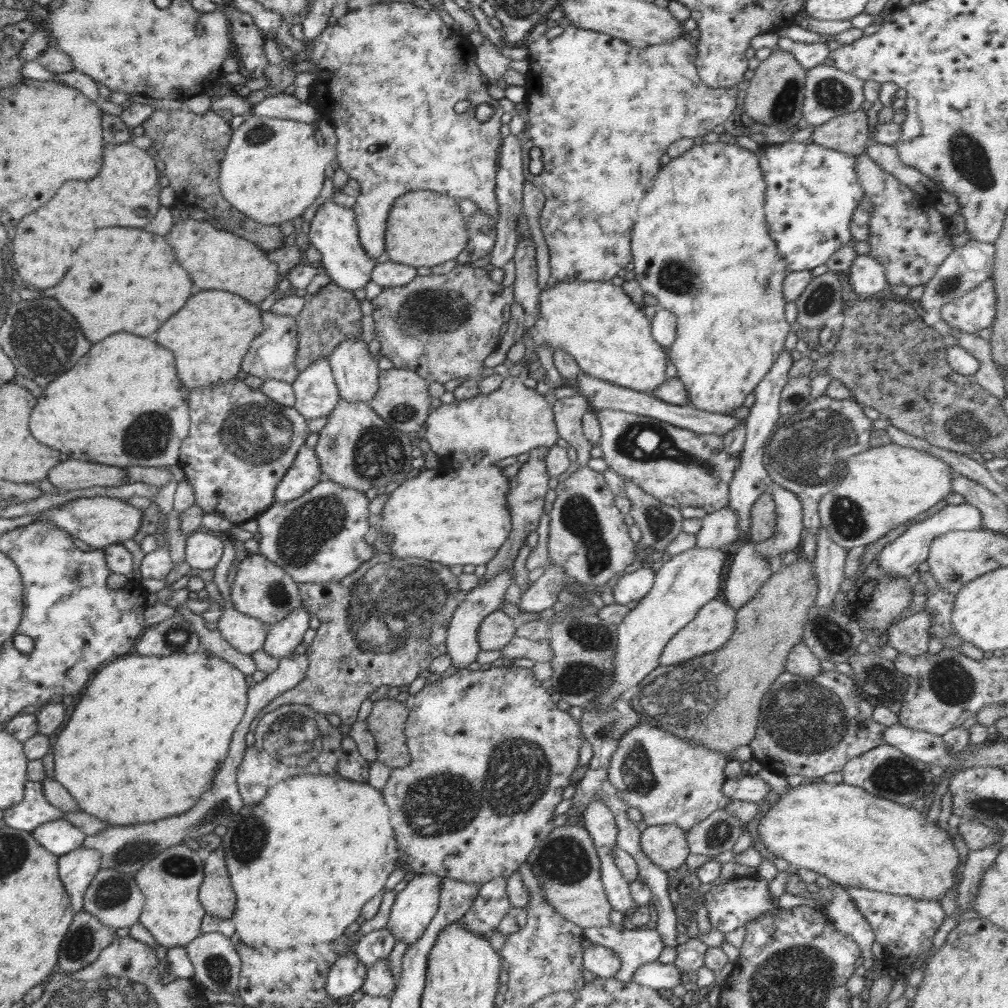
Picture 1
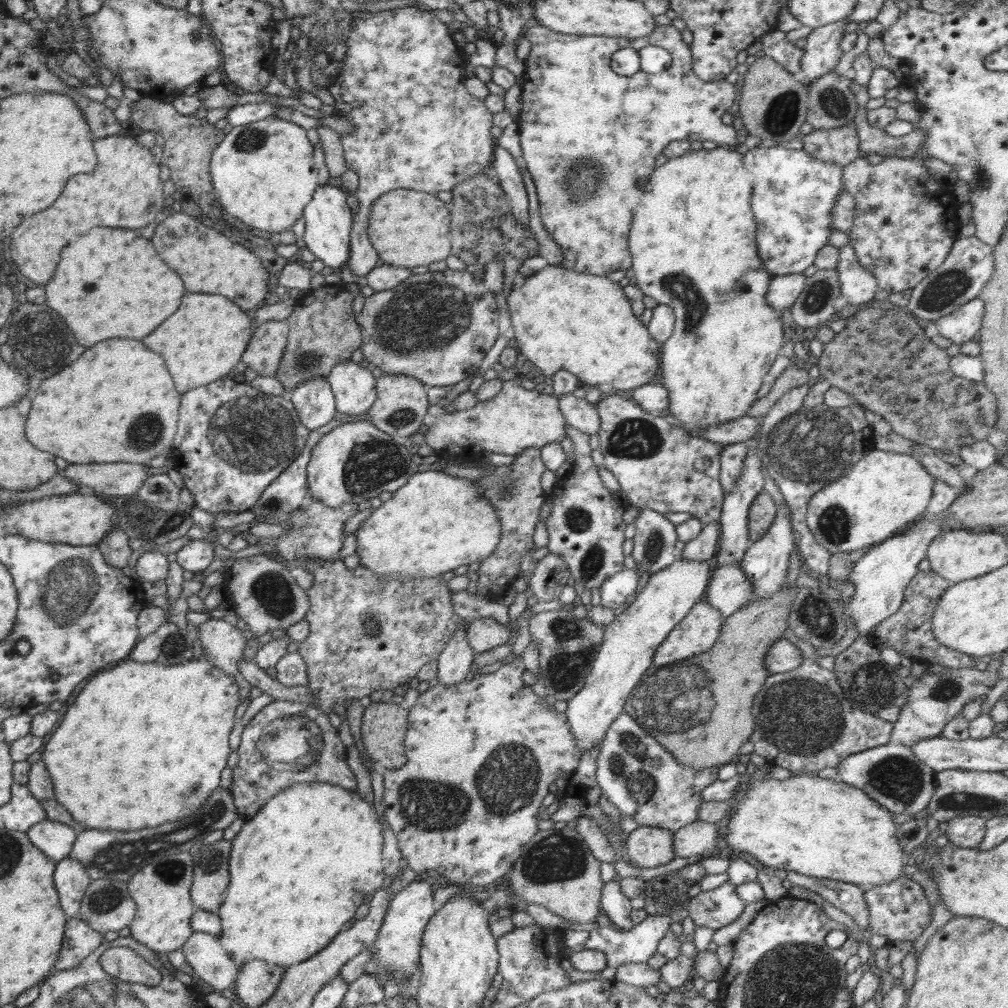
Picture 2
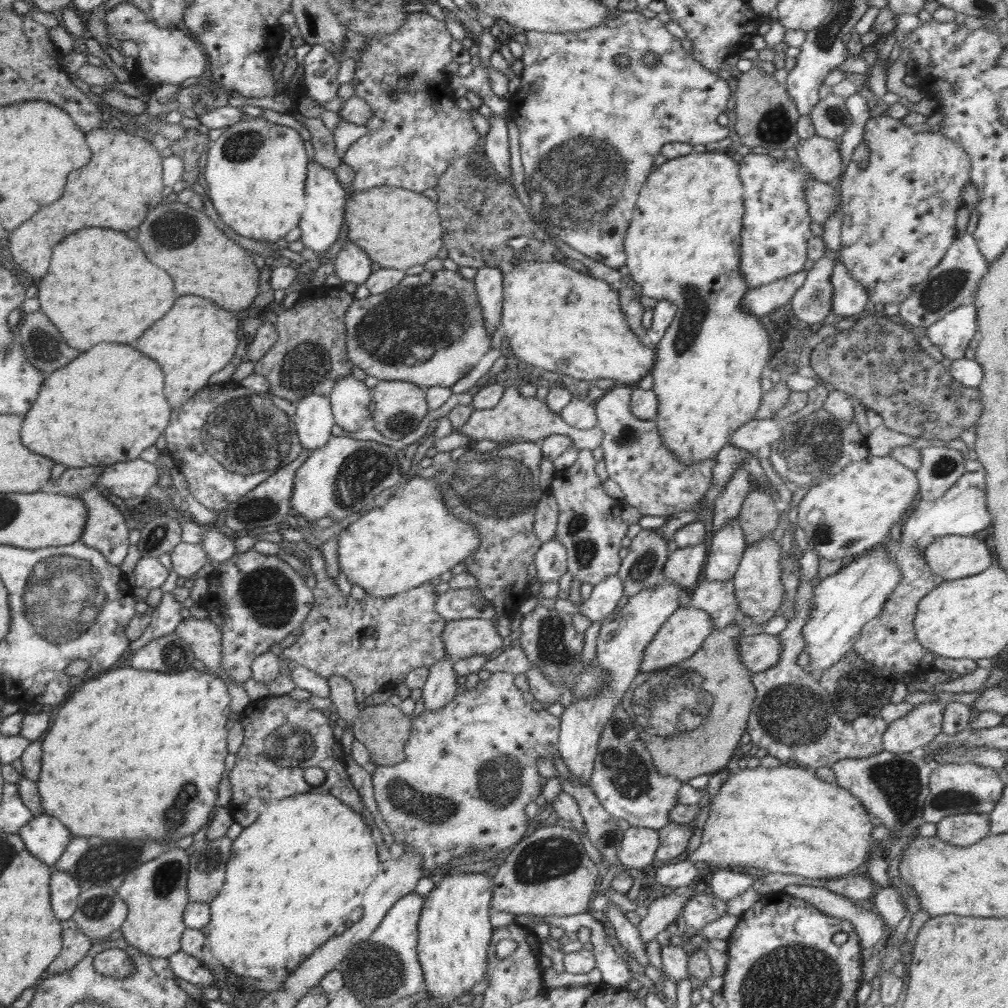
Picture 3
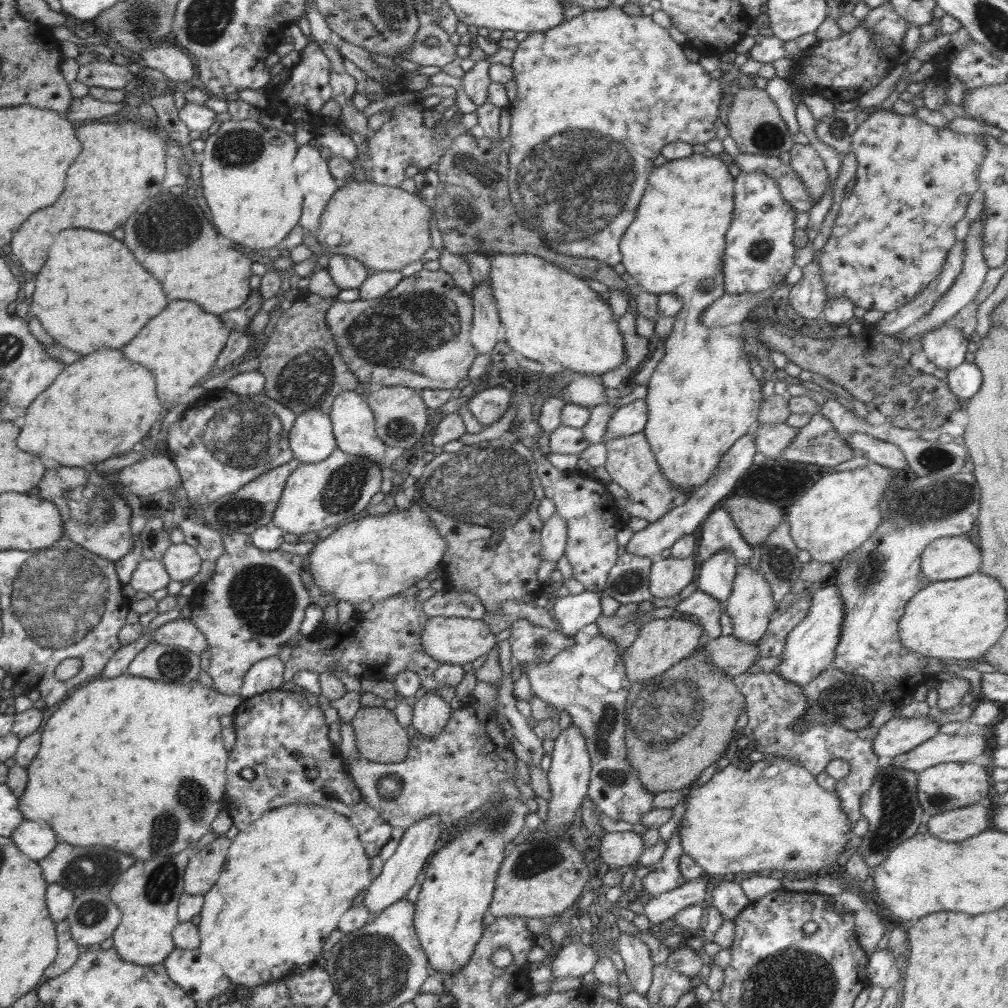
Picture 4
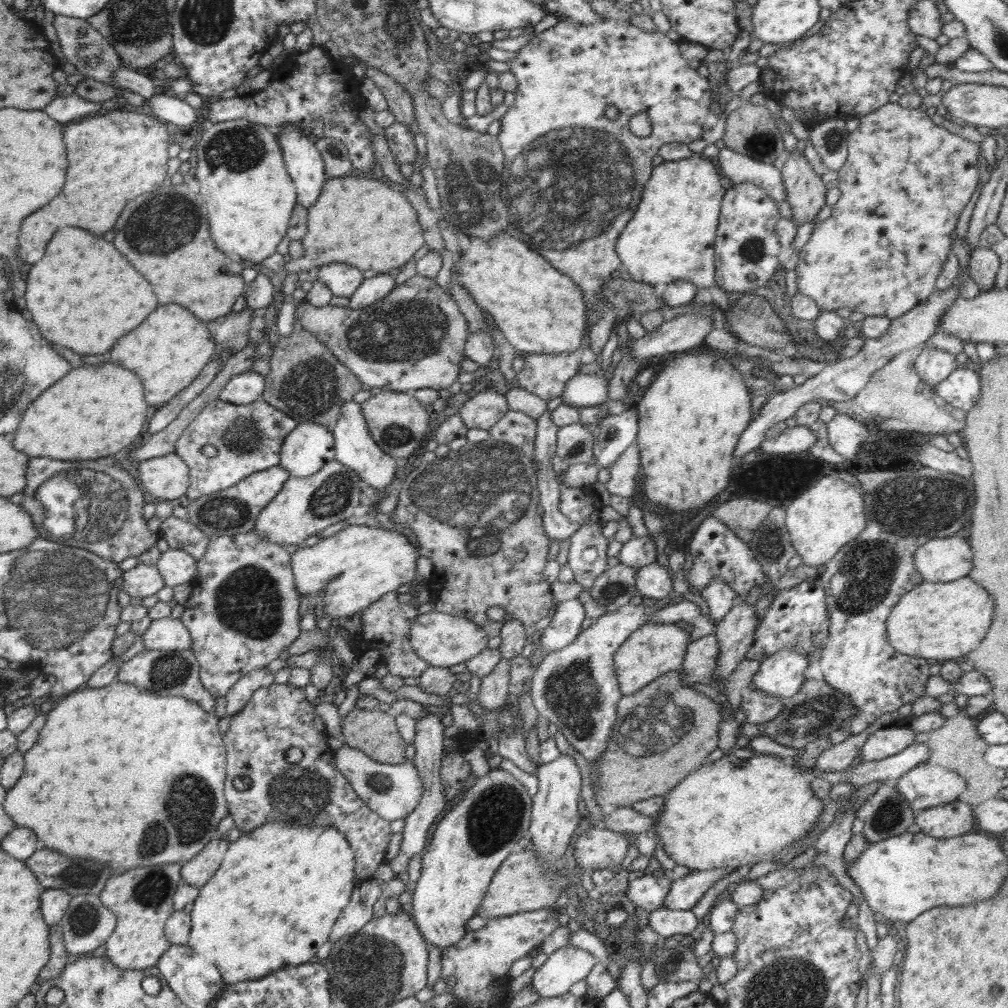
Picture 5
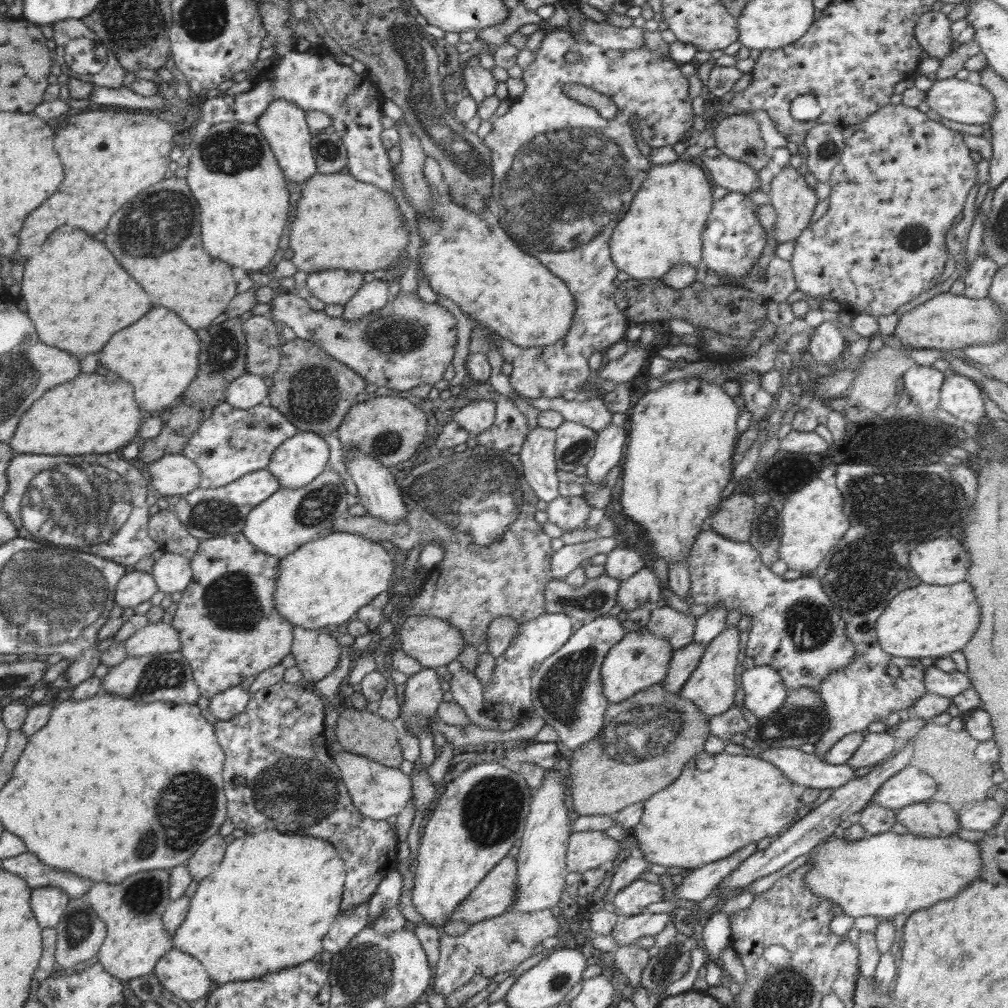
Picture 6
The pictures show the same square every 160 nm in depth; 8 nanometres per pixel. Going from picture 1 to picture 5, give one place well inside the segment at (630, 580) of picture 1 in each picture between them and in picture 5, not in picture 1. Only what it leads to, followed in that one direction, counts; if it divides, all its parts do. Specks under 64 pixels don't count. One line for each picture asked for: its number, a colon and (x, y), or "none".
2: (614, 590)
3: (604, 597)
4: (574, 612)
5: (567, 621)

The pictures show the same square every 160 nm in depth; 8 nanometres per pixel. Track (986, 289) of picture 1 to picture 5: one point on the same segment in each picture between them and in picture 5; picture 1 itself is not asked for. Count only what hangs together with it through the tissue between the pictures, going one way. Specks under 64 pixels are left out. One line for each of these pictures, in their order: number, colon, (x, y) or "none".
2: (961, 326)
3: (953, 332)
4: (946, 347)
5: (932, 365)

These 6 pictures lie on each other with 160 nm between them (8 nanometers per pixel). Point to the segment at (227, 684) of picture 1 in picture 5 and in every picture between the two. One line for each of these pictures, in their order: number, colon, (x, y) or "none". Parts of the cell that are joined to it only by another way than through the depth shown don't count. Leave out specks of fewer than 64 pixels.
2: (143, 744)
3: (134, 754)
4: (153, 787)
5: (156, 763)

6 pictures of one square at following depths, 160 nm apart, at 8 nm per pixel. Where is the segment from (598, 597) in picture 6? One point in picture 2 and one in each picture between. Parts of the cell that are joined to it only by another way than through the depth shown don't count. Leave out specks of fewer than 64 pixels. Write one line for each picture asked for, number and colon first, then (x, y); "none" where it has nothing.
2: (653, 544)
3: (642, 567)
4: (628, 581)
5: (616, 585)

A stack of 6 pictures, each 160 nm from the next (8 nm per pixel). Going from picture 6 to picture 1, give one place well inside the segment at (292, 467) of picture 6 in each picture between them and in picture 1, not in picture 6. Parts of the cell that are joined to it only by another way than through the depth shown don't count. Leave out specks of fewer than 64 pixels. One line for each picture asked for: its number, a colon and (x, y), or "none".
1: (316, 394)
2: (315, 402)
3: (313, 417)
4: (311, 439)
5: (305, 450)

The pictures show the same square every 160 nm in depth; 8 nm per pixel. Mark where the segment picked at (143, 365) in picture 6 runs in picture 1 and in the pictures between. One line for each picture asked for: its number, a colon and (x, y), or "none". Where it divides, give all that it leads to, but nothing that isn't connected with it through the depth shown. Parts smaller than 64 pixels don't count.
1: (213, 331)
2: (204, 339)
3: (197, 338)
4: (180, 346)
5: (168, 350)

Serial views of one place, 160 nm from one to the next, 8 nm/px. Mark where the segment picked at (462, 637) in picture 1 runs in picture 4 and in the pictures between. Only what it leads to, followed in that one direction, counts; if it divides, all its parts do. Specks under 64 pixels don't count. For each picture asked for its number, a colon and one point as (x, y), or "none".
2: (454, 662)
3: (440, 688)
4: (431, 713)

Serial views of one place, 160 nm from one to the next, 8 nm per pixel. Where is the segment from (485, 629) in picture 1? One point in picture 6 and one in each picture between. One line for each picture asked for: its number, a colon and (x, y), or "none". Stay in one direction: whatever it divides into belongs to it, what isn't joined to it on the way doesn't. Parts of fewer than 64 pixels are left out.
2: (483, 634)
3: (462, 638)
4: (450, 640)
5: (440, 639)
6: (433, 642)

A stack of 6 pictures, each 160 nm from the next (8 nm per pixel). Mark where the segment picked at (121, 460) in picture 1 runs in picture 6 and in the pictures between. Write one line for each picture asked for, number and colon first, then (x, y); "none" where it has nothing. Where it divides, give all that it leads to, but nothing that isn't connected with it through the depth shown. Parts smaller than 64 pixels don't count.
2: (132, 416)
3: (107, 406)
4: (114, 400)
5: (90, 414)
6: (83, 416)

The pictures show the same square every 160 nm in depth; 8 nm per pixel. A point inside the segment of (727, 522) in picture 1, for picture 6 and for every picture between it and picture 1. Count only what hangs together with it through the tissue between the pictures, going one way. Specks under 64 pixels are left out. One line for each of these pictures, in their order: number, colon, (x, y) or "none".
2: (703, 547)
3: (684, 566)
4: (668, 577)
5: (652, 580)
6: (641, 588)

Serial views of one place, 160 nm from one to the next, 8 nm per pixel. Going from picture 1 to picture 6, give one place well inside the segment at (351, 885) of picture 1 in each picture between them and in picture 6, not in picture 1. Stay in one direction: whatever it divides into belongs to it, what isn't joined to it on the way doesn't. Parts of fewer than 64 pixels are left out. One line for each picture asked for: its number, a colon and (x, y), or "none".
2: (298, 871)
3: (290, 883)
4: (288, 878)
5: (272, 902)
6: (273, 896)

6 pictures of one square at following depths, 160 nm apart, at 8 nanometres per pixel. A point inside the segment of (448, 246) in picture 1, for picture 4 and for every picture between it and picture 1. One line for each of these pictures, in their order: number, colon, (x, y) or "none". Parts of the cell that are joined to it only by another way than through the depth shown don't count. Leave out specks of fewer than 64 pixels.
2: (408, 228)
3: (397, 228)
4: (385, 228)

